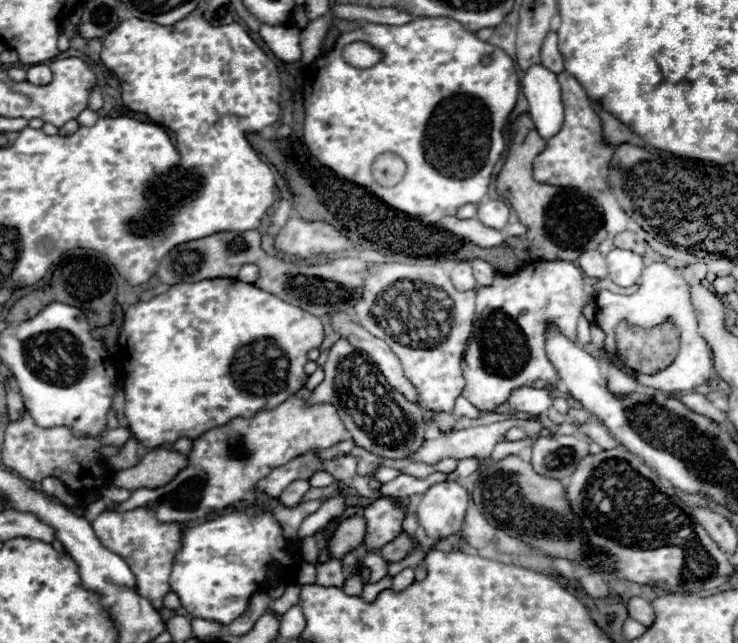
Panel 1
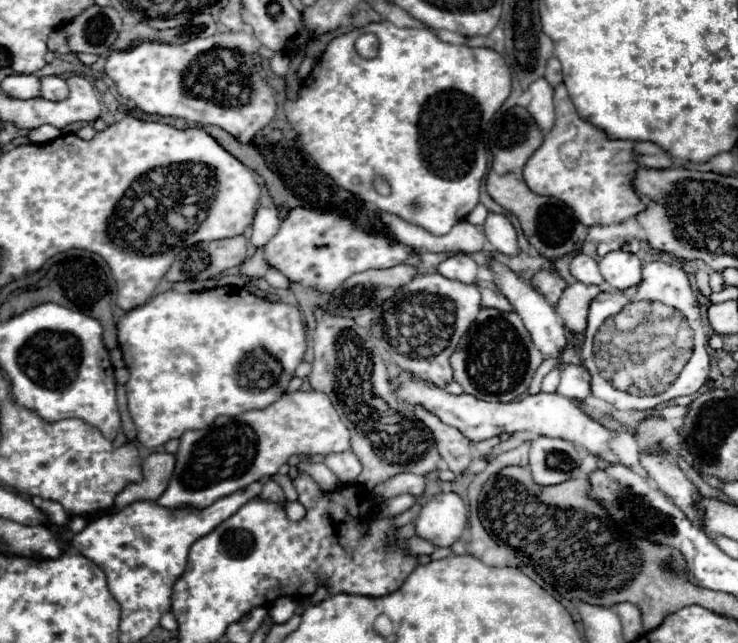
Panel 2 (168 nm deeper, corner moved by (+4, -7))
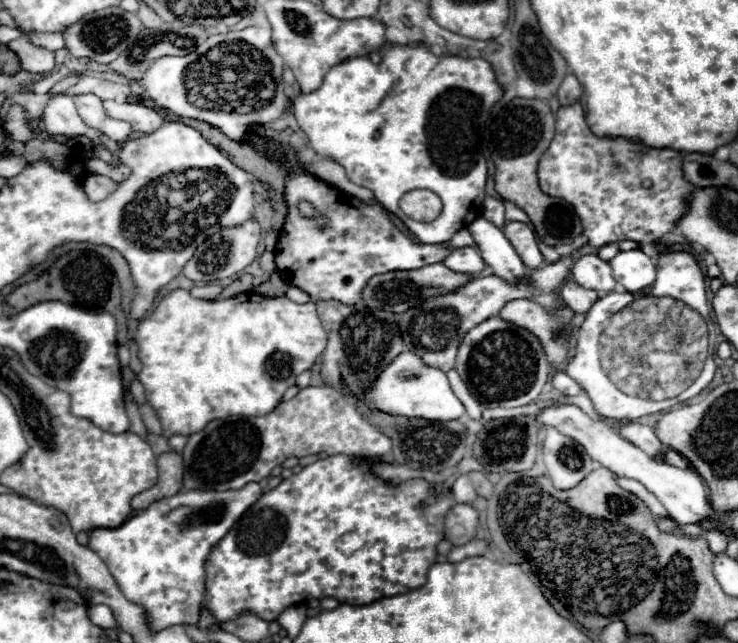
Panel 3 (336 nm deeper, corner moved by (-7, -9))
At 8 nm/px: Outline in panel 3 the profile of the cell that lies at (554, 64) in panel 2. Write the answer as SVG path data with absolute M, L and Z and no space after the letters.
M569 73L569 75L563 79L563 83L561 83L559 89L557 89L557 97L559 97L561 105L579 101L579 97L581 97L581 83L577 81L575 75Z

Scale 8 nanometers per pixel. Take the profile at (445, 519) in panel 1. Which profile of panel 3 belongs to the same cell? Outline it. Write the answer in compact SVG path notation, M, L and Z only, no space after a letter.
M457 503L445 515L445 539L453 545L463 545L475 537L479 515L471 505Z

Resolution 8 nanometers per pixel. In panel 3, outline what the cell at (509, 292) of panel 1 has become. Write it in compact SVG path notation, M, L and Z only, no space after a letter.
M491 317L471 329L459 347L455 369L483 407L521 407L539 397L549 377L547 355L531 331Z

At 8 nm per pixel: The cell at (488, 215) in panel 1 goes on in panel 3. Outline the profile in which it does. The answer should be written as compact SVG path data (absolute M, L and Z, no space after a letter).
M509 221L503 225L503 235L509 239L509 243L513 245L513 249L517 251L517 255L521 257L521 261L529 267L529 269L537 269L543 263L543 255L539 253L539 247L535 243L535 235L533 231L519 221Z

